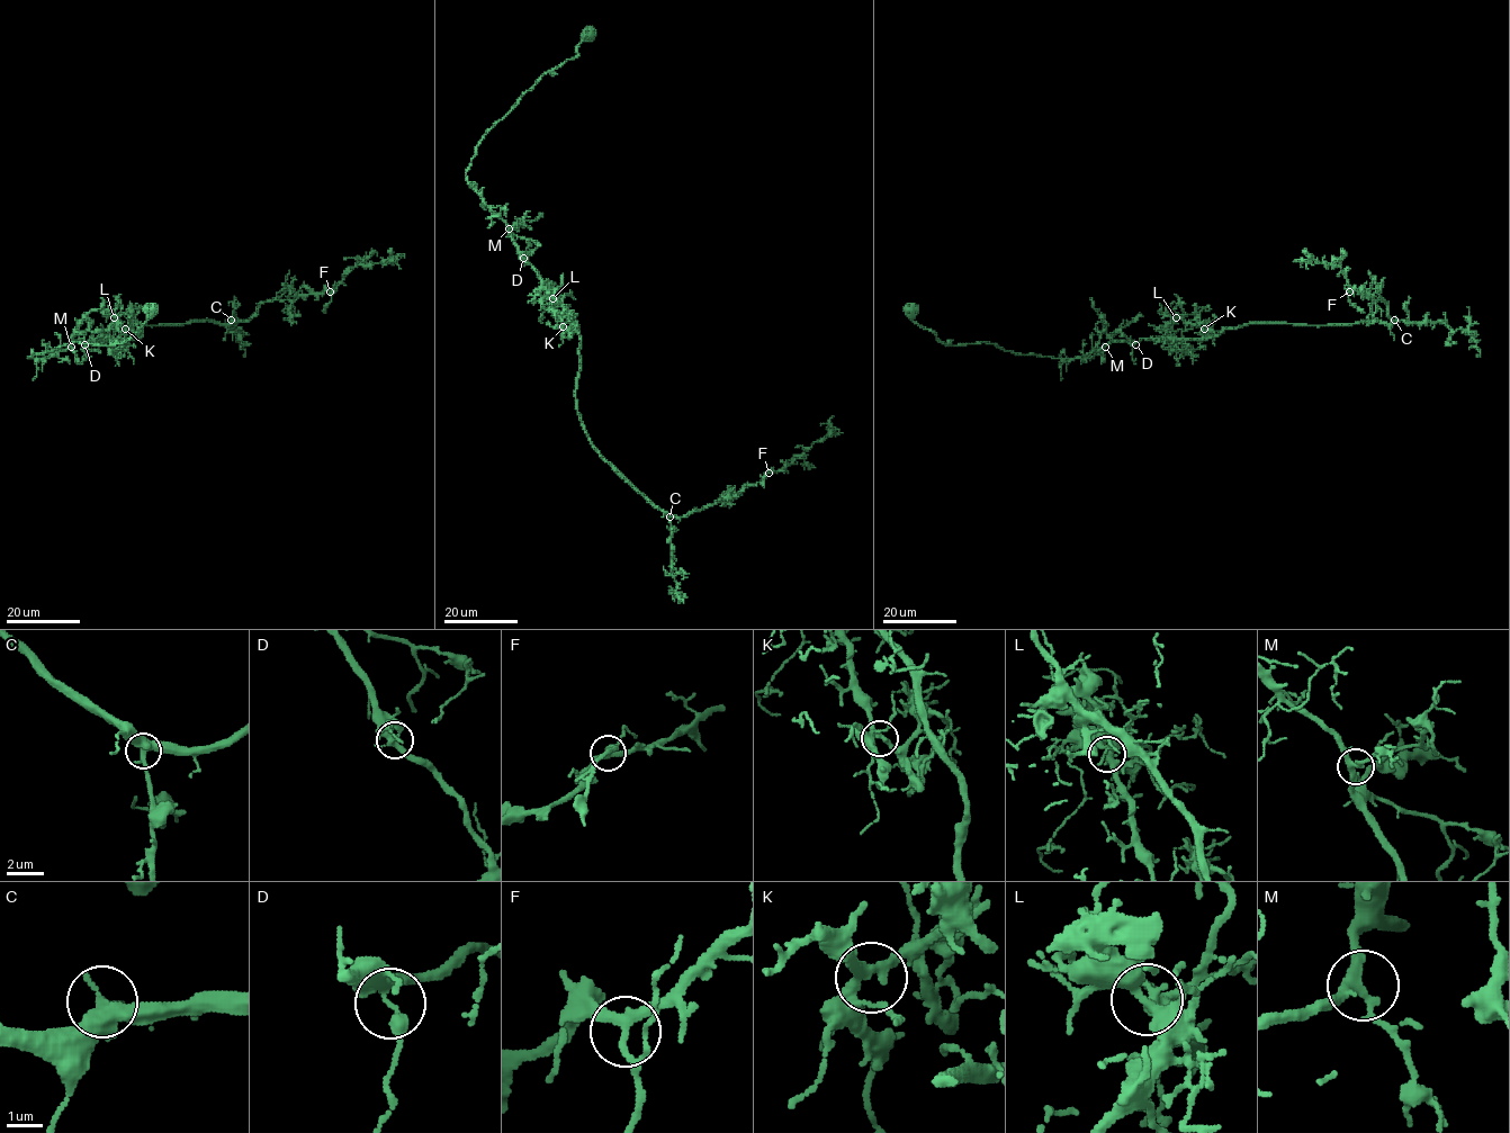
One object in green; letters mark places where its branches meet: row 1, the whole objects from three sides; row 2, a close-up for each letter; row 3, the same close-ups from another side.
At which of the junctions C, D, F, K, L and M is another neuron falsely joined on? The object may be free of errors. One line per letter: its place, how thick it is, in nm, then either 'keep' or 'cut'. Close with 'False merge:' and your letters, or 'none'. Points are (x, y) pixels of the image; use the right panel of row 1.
C: at (1394, 320); 360 nm thick; keep
D: at (1135, 344); 260 nm thick; keep
F: at (1349, 291); 280 nm thick; keep
K: at (1204, 329); 320 nm thick; keep
L: at (1176, 317); 320 nm thick; keep
M: at (1105, 347); 280 nm thick; keep
False merge: none

